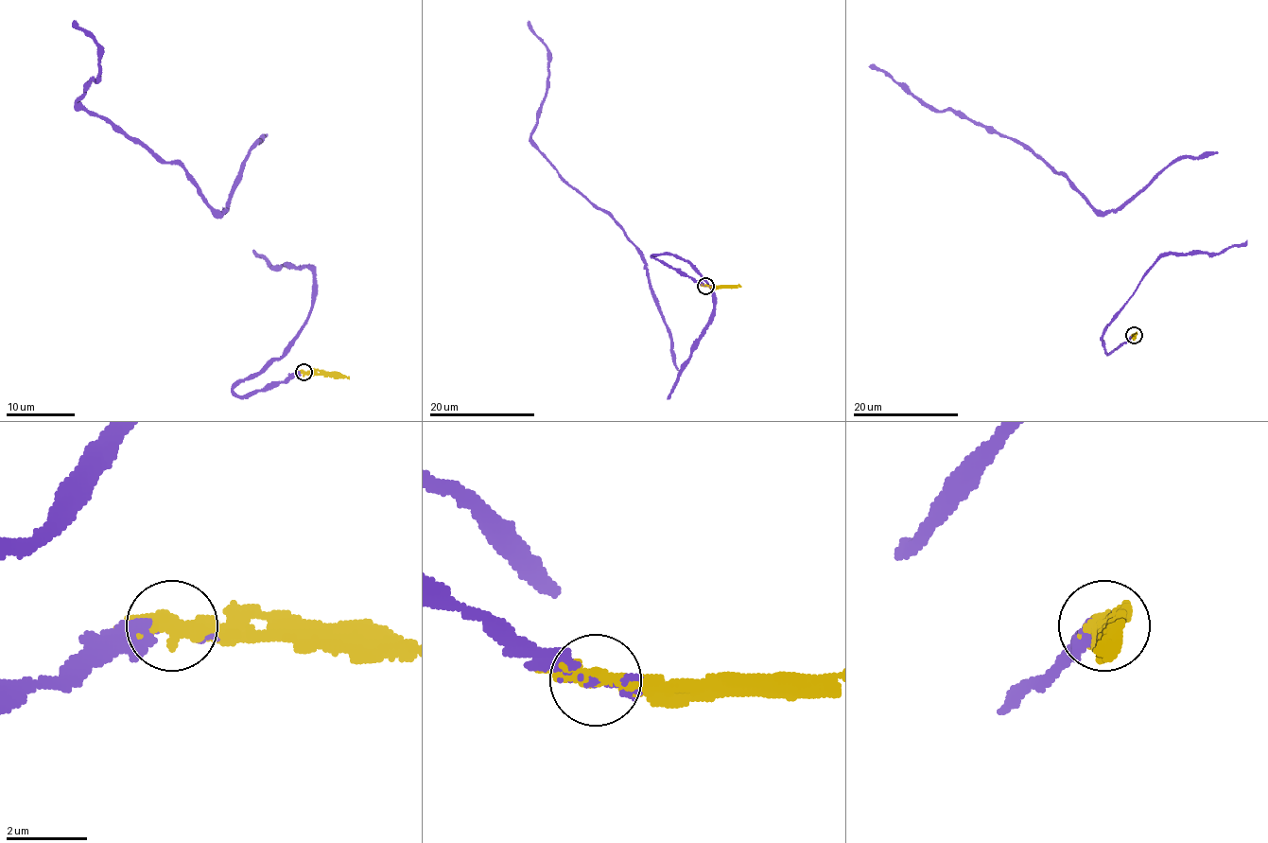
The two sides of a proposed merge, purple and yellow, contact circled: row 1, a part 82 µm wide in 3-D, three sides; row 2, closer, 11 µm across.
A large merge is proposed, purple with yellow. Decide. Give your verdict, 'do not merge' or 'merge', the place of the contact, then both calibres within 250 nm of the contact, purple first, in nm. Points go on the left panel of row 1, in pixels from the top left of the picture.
merge; at (303, 372); 60 nm thick on the purple side, 420 nm on the other

